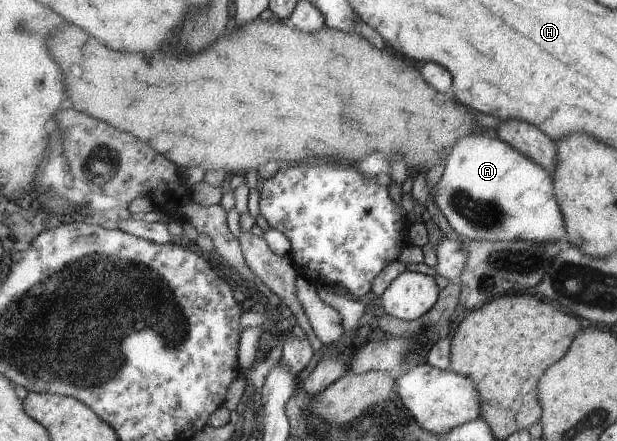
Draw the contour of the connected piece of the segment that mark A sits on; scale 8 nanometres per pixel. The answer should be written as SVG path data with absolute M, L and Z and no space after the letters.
M473 134L459 138L445 158L445 170L429 190L433 202L457 236L485 242L558 242L564 241L564 214L547 170L500 139Z

